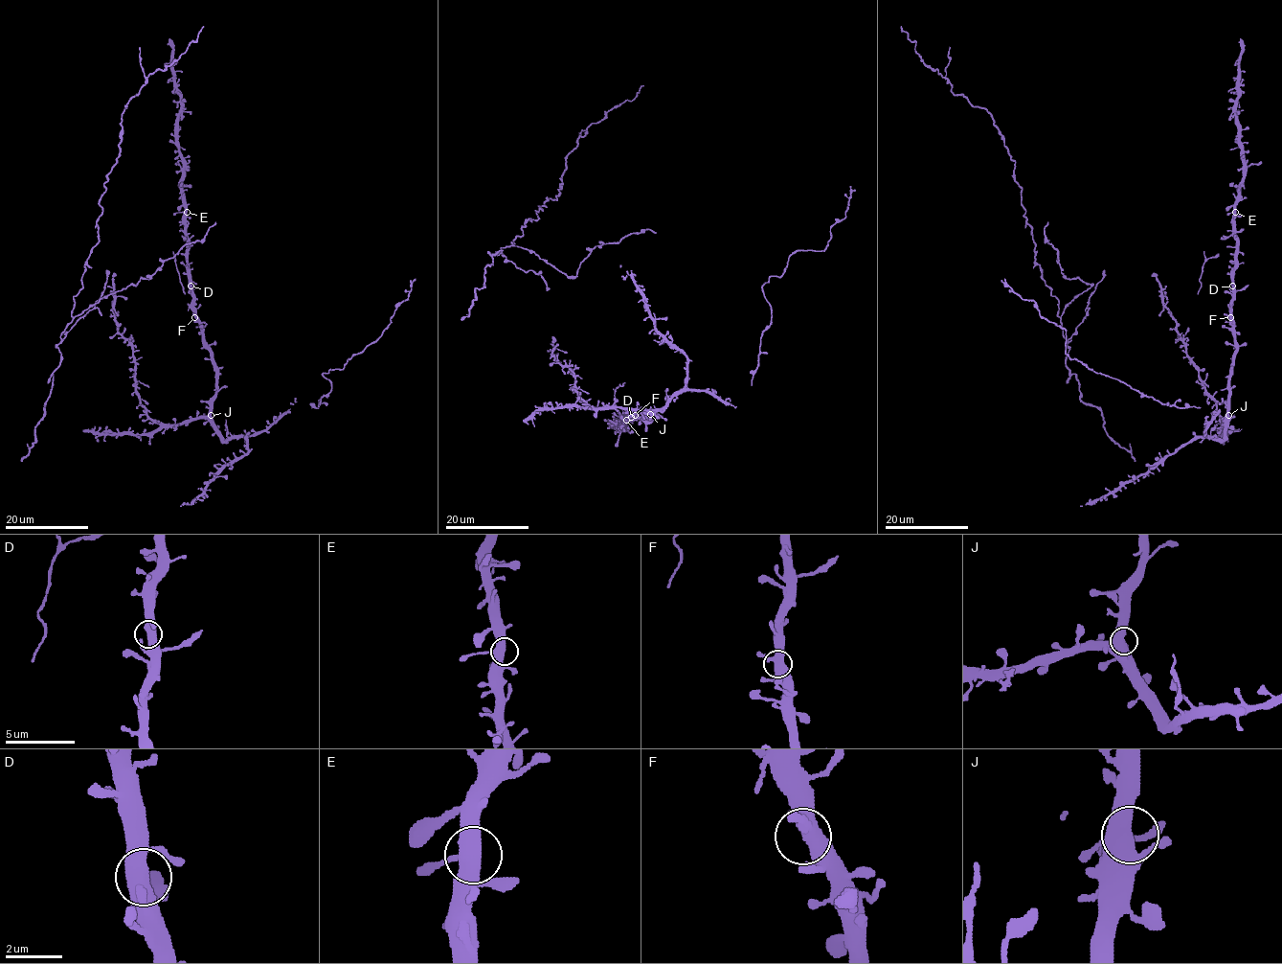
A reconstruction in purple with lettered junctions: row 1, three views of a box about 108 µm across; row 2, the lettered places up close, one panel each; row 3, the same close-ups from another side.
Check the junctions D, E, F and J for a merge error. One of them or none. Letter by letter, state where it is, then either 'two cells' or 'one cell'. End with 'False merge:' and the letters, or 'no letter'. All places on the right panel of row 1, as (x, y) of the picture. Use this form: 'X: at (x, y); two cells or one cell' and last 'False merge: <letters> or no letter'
D: at (1232, 286); one cell
E: at (1235, 212); one cell
F: at (1230, 317); one cell
J: at (1228, 415); one cell
False merge: no letter

